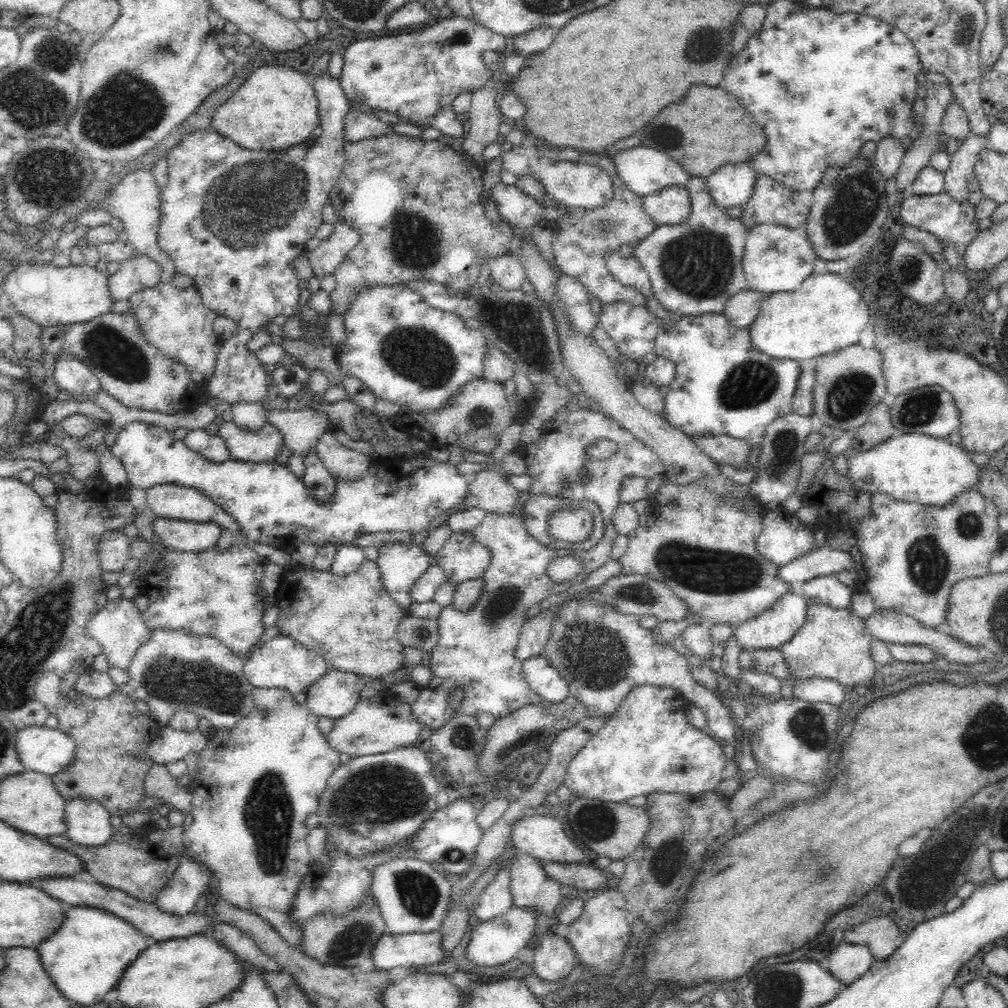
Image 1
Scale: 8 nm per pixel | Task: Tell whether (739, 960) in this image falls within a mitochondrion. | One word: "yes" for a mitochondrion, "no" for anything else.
no

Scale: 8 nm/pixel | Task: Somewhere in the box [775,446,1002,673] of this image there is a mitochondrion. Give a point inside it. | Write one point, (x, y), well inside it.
(927, 569)

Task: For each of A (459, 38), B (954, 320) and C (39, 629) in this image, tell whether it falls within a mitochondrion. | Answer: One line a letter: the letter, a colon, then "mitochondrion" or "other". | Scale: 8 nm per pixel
A: mitochondrion
B: other
C: mitochondrion

